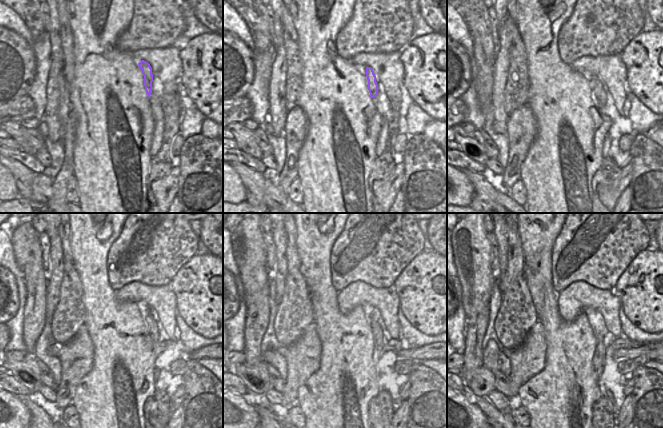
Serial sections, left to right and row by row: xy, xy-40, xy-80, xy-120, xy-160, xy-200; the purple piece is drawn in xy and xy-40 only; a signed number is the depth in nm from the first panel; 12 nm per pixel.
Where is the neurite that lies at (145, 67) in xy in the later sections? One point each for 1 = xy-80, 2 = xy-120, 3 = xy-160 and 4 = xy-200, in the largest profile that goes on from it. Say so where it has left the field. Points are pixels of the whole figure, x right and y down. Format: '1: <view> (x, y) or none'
1: xy-80 (598, 95)
2: xy-120 (151, 326)
3: xy-160 (376, 330)
4: xy-200 (598, 361)

